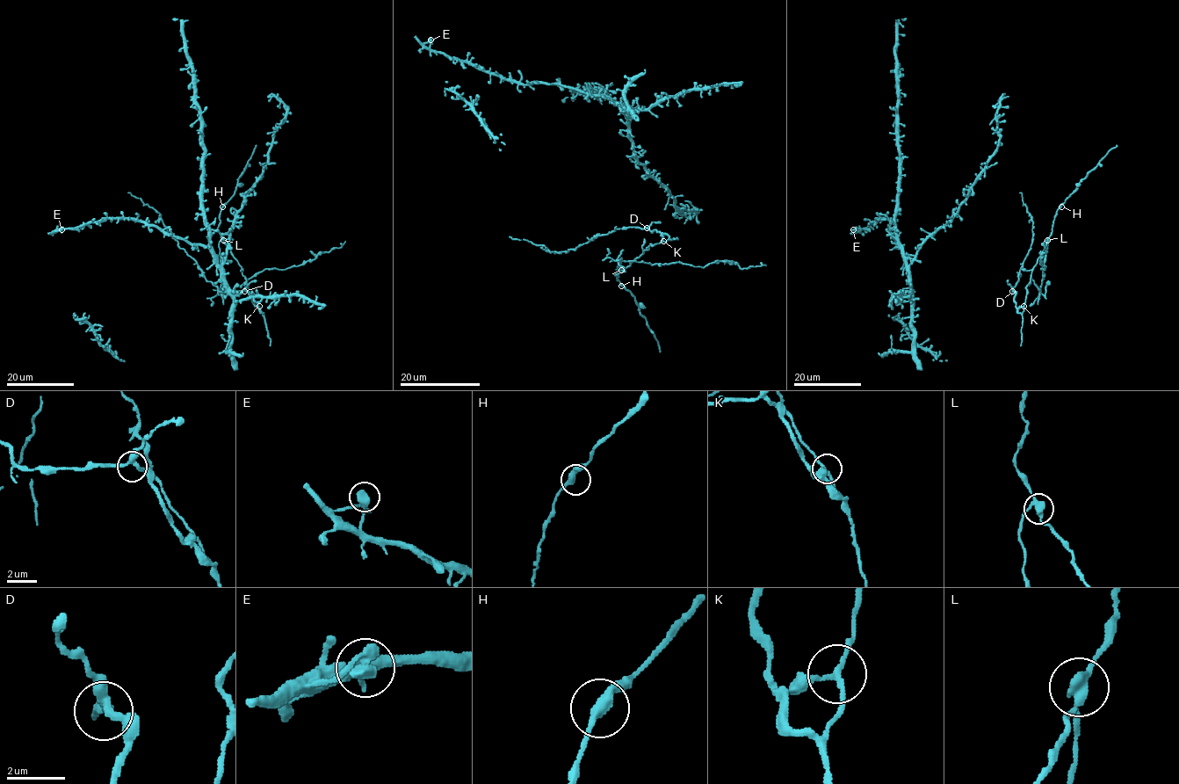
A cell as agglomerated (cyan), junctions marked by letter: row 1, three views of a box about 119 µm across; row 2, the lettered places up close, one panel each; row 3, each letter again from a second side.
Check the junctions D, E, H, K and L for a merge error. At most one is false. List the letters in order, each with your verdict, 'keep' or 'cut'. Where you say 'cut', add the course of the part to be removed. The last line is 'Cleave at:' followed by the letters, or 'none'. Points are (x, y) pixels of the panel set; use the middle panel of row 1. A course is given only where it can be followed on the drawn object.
D: keep
E: keep
H: keep
K: keep
L: cut | (621, 270), (616, 269), (621, 261), (681, 262), (697, 267), (733, 261), (741, 269), (765, 265)
Cleave at: L

